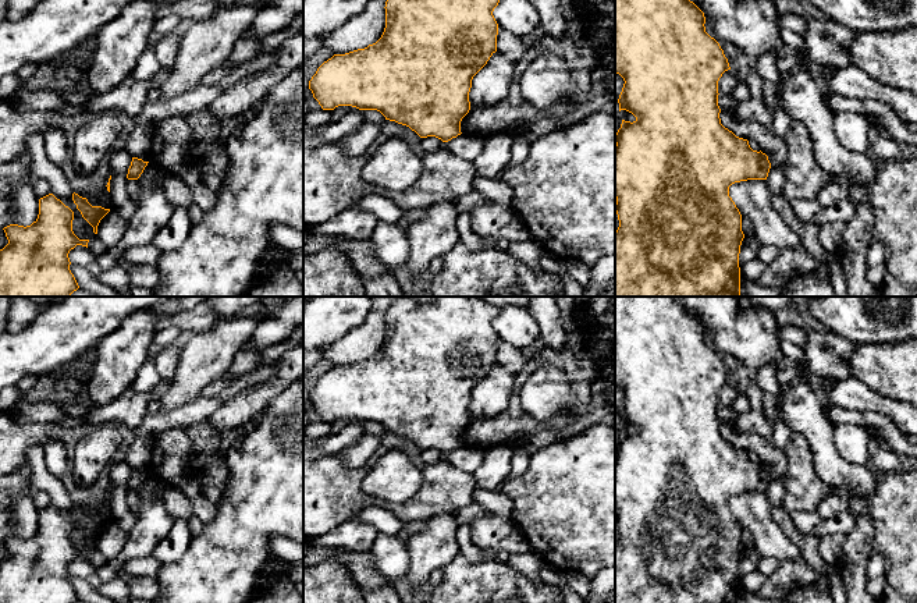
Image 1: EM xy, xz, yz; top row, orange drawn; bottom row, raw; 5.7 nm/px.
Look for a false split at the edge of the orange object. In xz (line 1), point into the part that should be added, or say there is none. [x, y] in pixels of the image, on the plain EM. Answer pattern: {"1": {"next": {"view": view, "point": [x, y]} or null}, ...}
{"1": {"next": null}}

